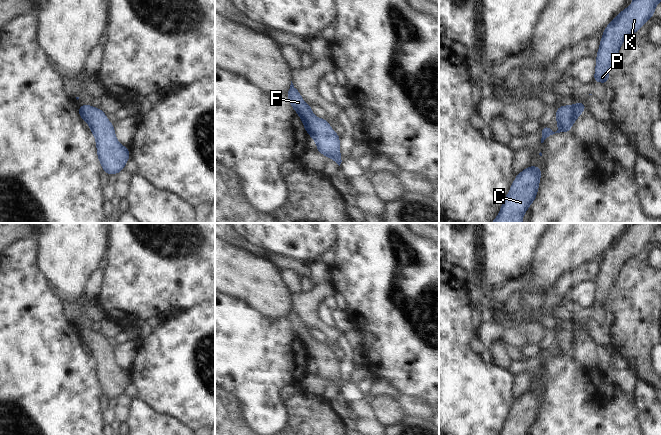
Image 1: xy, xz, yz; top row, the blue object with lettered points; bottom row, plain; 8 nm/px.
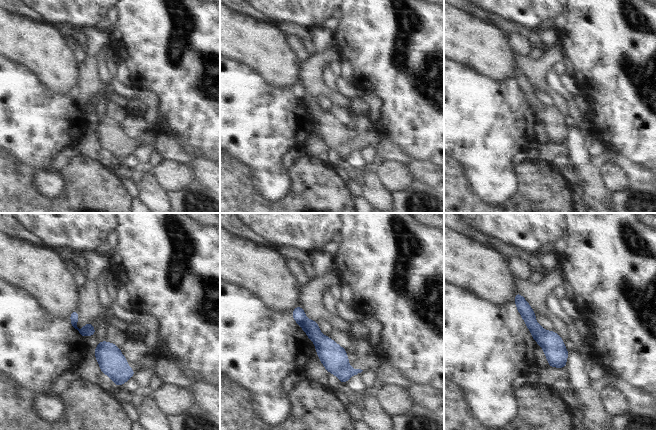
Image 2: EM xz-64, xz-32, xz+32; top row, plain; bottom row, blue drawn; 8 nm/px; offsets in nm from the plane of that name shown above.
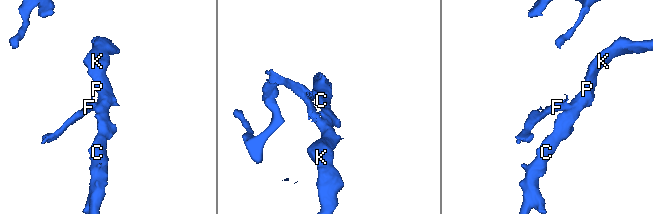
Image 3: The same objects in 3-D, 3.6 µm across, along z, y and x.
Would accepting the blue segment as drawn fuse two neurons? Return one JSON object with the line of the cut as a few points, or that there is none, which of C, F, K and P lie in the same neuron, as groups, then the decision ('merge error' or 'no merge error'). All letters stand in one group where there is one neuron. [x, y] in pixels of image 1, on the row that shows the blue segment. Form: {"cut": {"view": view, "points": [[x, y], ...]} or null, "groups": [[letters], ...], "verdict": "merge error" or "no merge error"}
{"cut": null, "groups": [["C", "F", "K", "P"]], "verdict": "no merge error"}

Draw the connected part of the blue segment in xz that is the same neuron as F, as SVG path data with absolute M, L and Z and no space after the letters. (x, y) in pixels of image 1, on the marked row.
M292 81L287 93L290 105L300 116L305 130L316 144L317 151L335 161L339 166L342 162L340 156L340 136L330 127L327 119L319 119L311 111L311 105L306 104Z

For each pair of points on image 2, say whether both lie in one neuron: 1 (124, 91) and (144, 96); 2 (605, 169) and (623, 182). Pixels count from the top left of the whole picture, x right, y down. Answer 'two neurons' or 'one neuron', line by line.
1: two neurons
2: one neuron

